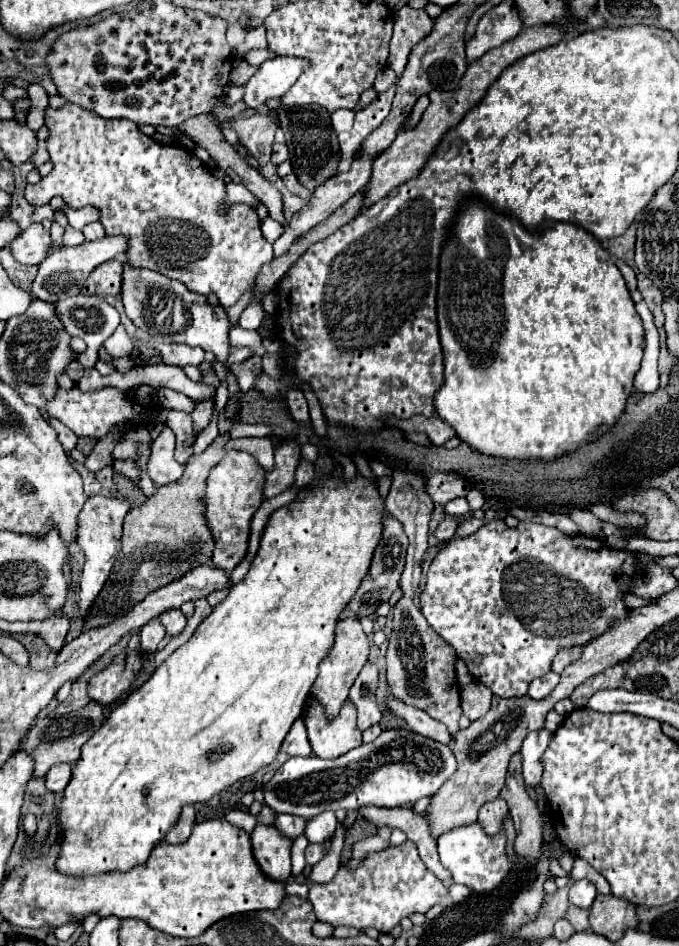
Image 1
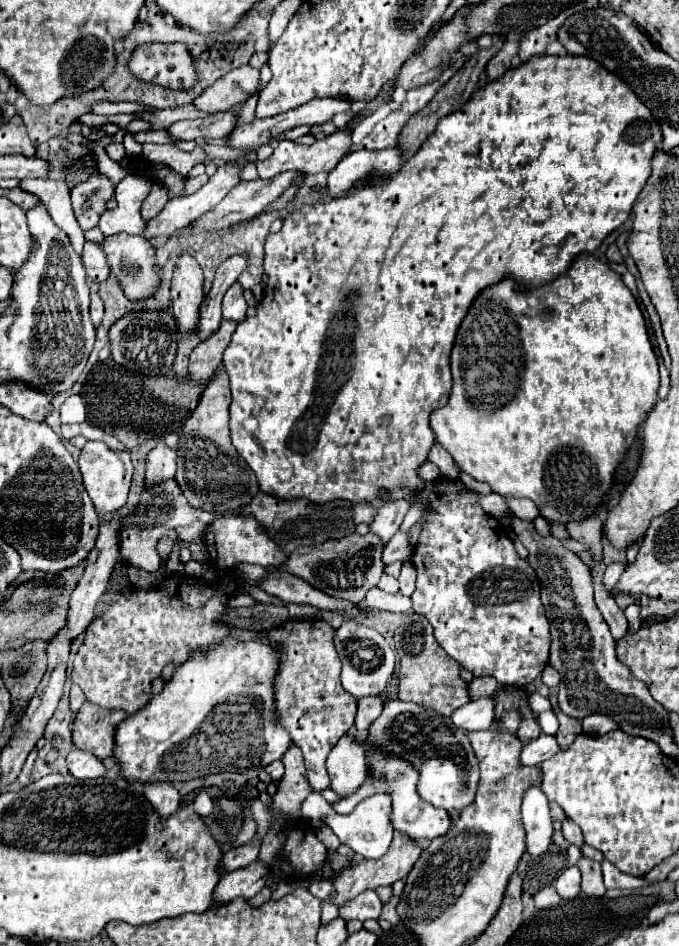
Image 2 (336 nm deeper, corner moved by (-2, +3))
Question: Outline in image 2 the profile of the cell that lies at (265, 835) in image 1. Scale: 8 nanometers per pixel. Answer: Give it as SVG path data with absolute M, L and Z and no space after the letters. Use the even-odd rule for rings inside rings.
M252 862L246 868L238 868L220 878L214 888L214 904L224 906L236 898L252 898L266 884L268 868L262 862Z

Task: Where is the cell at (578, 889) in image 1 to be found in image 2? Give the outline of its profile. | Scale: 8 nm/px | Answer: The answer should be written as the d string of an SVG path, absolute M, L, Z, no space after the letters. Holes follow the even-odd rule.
M570 866L566 868L554 882L556 892L560 894L560 898L576 898L580 894L580 870L578 866Z

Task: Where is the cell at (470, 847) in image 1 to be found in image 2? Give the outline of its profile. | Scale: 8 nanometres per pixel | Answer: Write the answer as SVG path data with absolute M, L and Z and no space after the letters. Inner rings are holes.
M376 750L374 754L366 754L366 758L368 758L370 774L376 776L376 778L382 778L390 788L390 792L388 792L390 798L392 798L390 822L392 822L394 830L404 832L410 838L428 838L428 840L442 836L442 834L446 834L446 830L450 830L450 820L448 820L446 810L434 808L430 802L424 802L422 798L418 798L416 784L418 784L420 774L418 774L414 764L410 764L408 760L404 760L396 754L386 754L386 752L380 752L380 750Z

